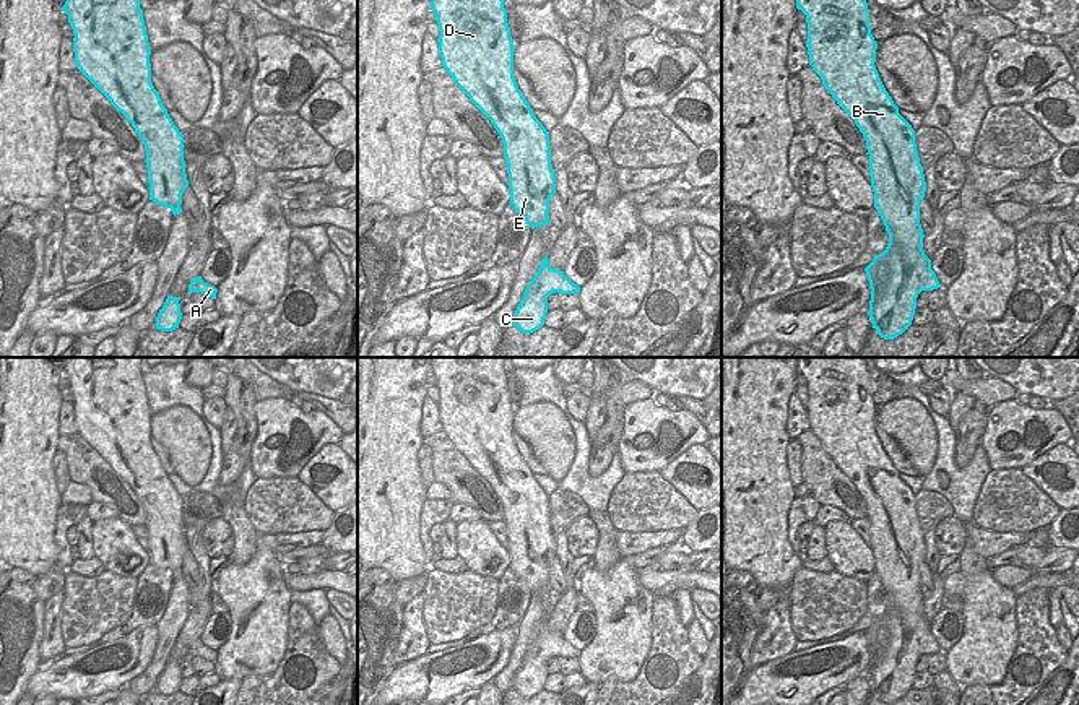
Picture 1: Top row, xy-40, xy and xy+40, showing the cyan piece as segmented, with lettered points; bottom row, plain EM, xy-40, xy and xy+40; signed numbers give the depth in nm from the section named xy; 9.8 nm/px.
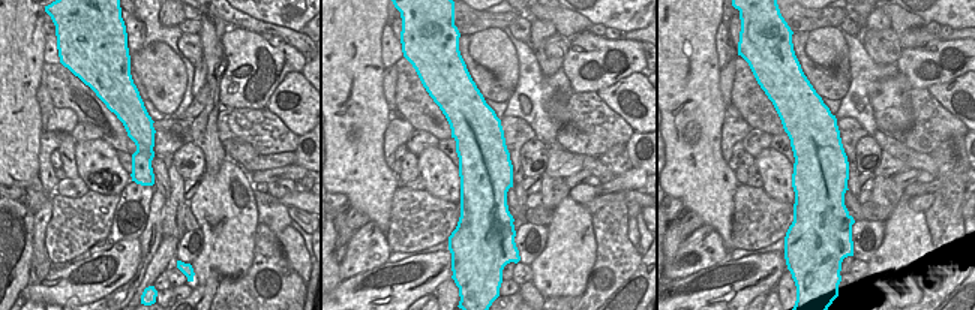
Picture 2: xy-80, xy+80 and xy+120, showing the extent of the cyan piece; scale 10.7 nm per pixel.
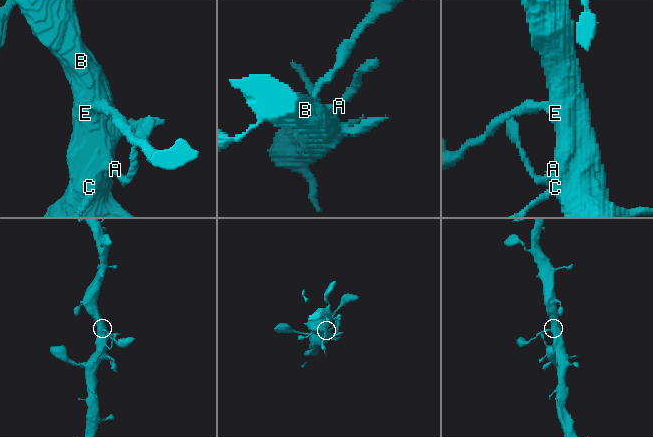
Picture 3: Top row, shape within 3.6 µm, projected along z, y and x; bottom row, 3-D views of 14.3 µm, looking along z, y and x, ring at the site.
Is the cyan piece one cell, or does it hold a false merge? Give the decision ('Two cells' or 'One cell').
One cell.

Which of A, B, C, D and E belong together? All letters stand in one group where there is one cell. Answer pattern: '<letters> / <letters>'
A B C D E

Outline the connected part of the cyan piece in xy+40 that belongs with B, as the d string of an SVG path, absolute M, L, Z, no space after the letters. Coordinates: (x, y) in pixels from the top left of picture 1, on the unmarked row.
M798 357L796 372L806 378L809 429L866 504L874 572L889 598L886 614L864 632L871 653L868 677L878 699L894 703L912 689L918 658L941 651L923 614L920 565L925 562L926 546L915 494L899 478L876 434L878 406L871 398L864 357Z

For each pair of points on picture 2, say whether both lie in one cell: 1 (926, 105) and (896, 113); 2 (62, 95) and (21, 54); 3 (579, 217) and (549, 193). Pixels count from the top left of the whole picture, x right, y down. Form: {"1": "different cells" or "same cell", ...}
{"1": "different cells", "2": "different cells", "3": "different cells"}

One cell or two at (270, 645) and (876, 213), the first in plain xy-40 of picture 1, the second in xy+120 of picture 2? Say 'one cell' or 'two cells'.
two cells

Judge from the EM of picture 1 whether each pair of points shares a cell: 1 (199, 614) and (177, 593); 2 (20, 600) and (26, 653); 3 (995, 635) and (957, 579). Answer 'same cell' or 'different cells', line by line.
1: different cells
2: same cell
3: same cell

